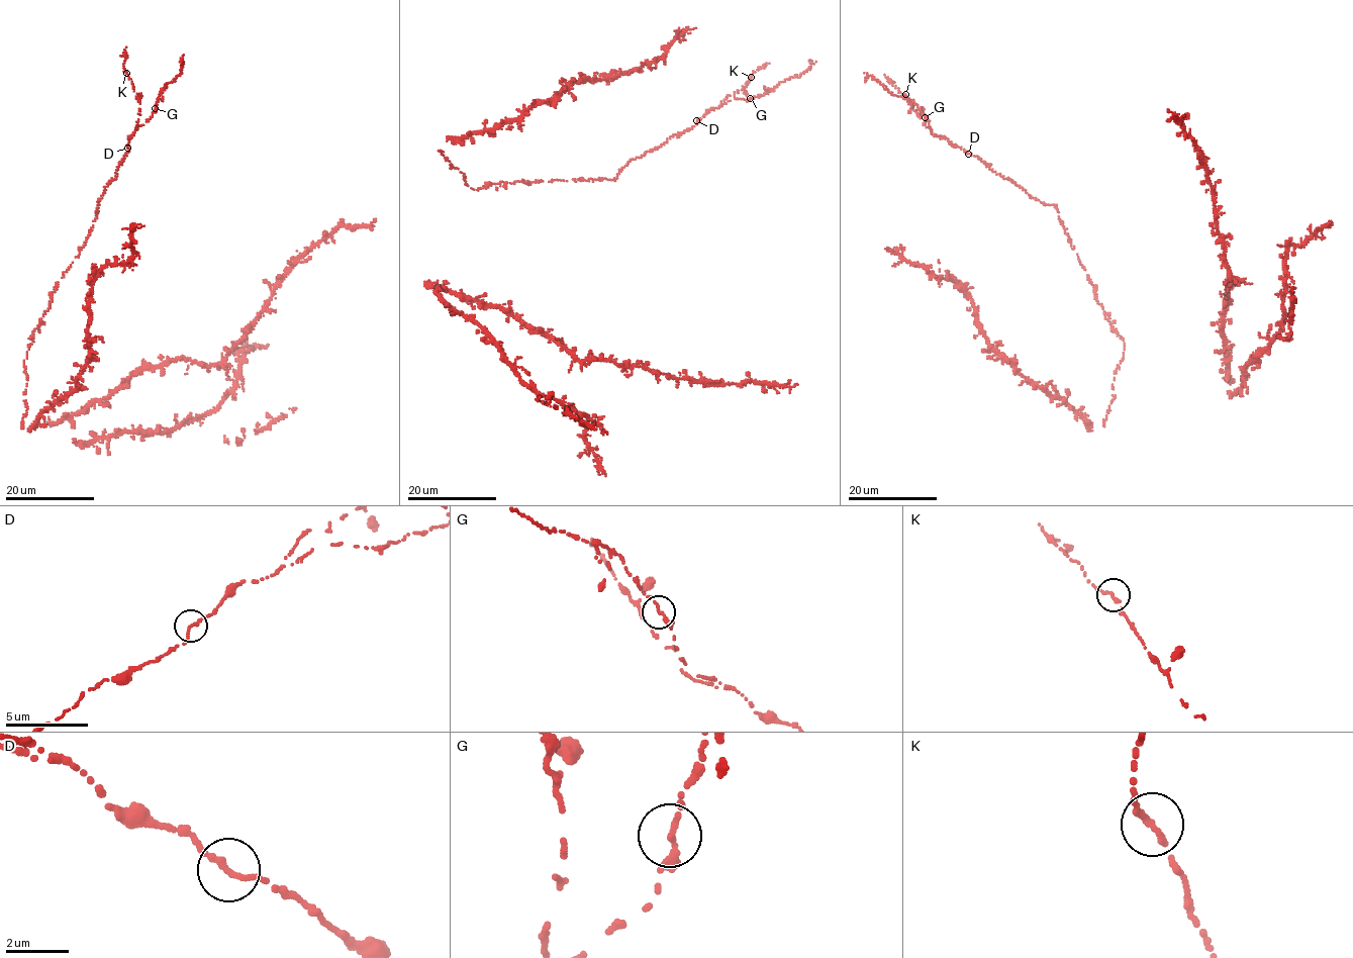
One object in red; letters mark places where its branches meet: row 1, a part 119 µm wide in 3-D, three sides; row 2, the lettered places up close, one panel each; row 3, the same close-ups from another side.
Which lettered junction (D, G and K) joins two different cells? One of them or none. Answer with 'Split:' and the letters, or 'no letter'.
Split: no letter

